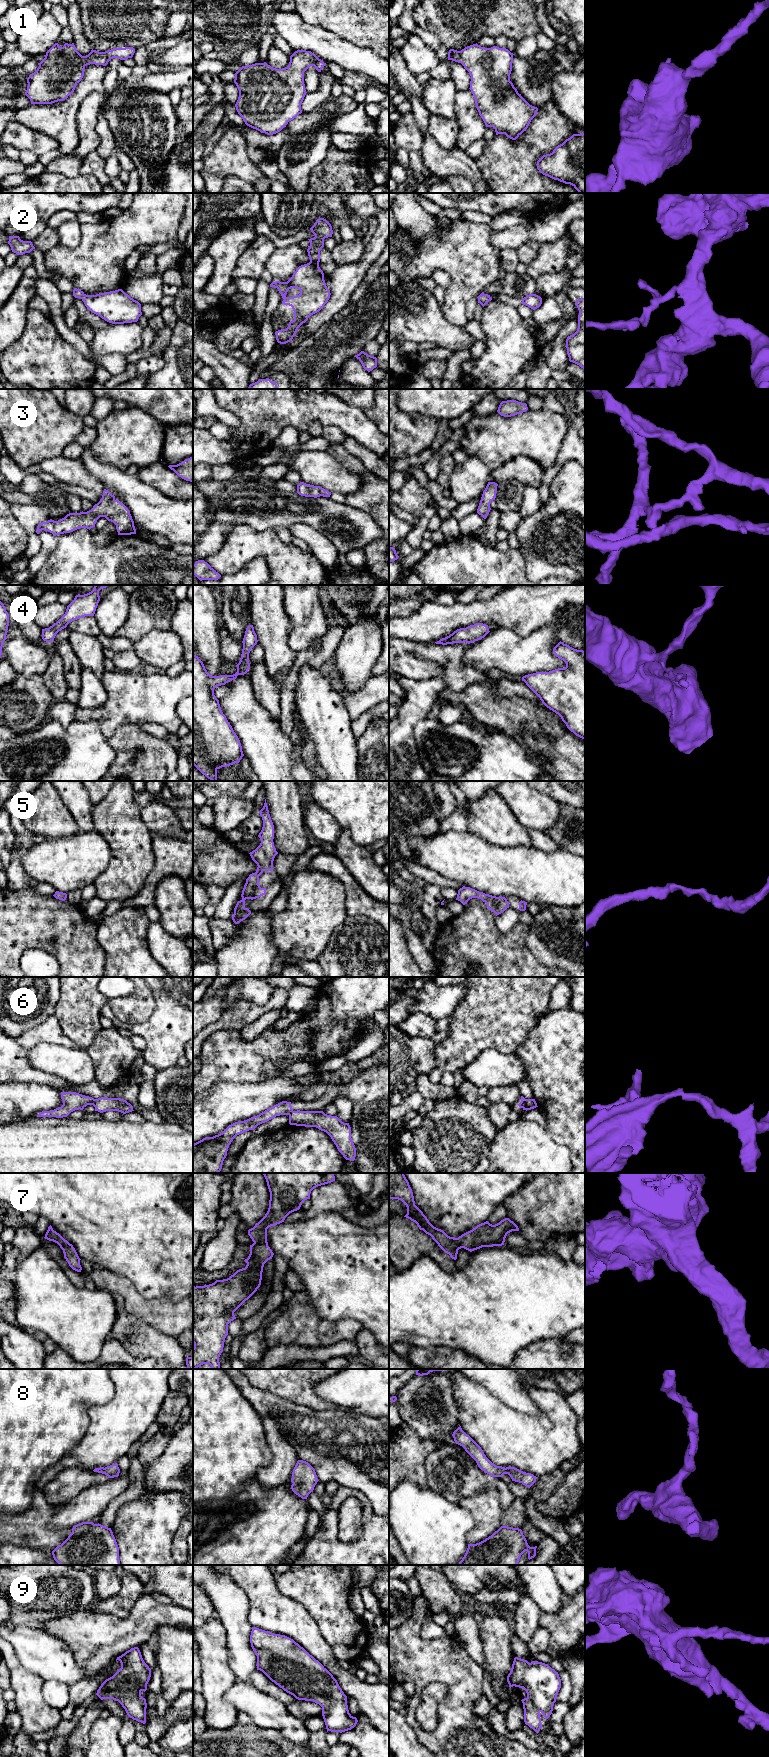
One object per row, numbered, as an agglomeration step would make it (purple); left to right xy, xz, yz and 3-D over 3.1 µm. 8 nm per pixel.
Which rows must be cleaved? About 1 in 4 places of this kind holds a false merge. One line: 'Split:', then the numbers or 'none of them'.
Split: 2, 6

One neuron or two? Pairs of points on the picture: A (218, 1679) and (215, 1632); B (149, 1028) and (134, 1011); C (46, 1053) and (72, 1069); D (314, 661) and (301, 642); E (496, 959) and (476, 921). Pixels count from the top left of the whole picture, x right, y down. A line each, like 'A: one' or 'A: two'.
A: one
B: two
C: one
D: two
E: one

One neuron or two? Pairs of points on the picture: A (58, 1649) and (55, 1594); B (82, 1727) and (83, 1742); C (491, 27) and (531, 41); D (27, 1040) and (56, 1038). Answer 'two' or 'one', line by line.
A: two
B: one
C: two
D: one

